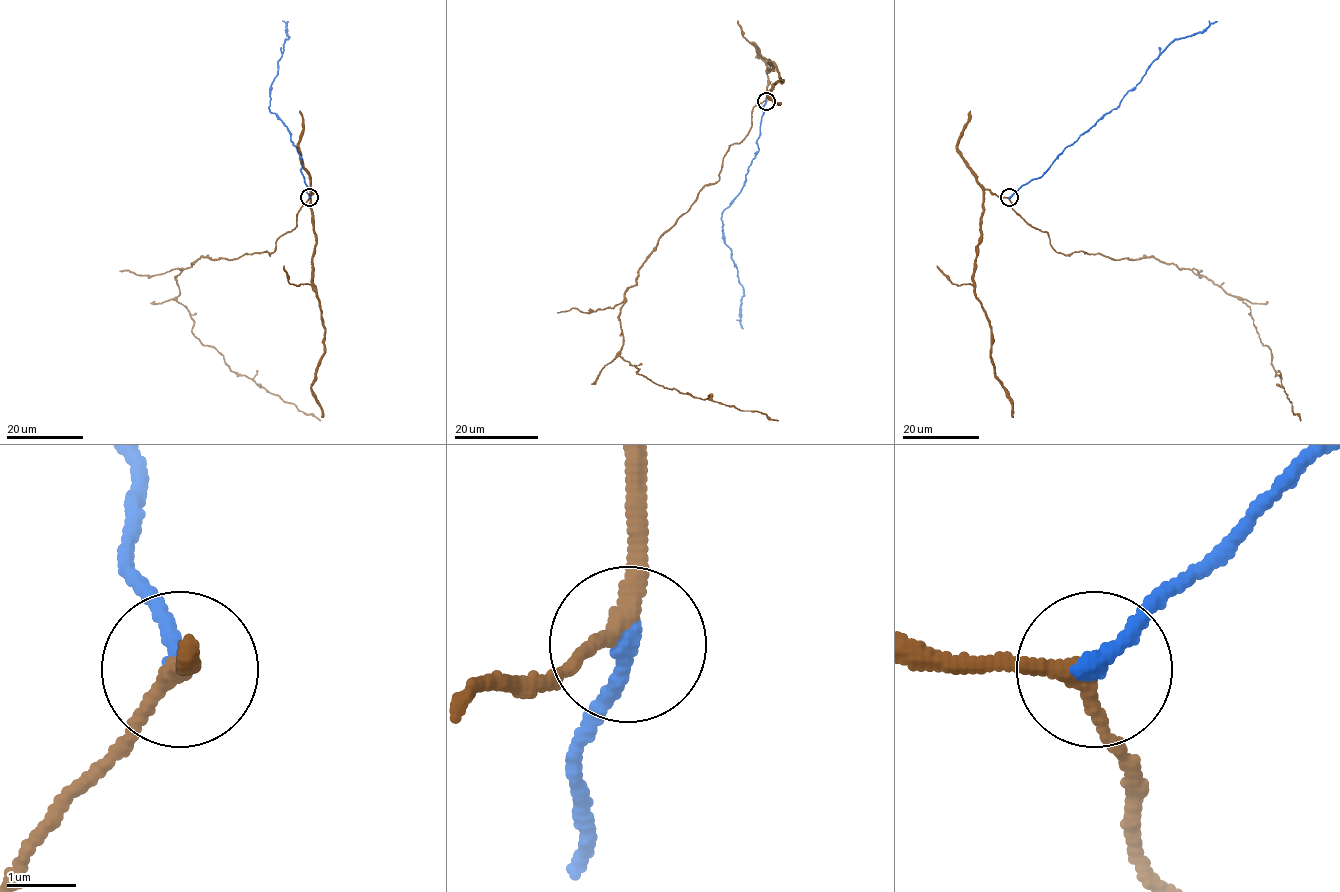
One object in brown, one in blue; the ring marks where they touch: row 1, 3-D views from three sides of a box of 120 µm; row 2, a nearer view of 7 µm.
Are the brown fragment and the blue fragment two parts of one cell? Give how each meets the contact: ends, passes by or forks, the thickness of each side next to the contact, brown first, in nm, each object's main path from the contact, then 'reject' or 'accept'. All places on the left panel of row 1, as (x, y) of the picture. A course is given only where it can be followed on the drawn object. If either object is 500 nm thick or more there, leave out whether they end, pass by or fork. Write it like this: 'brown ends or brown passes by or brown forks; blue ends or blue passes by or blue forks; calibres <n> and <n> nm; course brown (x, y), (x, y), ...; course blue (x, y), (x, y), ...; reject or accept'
brown passes by; blue ends; calibres 220 and 280 nm; course brown (309, 197), (270, 255), (202, 257), (176, 277), (176, 299), (194, 322), (194, 335), (231, 370), (321, 421); course blue (309, 197), (300, 171), (302, 158), (287, 127), (269, 108), (270, 87), (289, 37), (288, 21); accept

